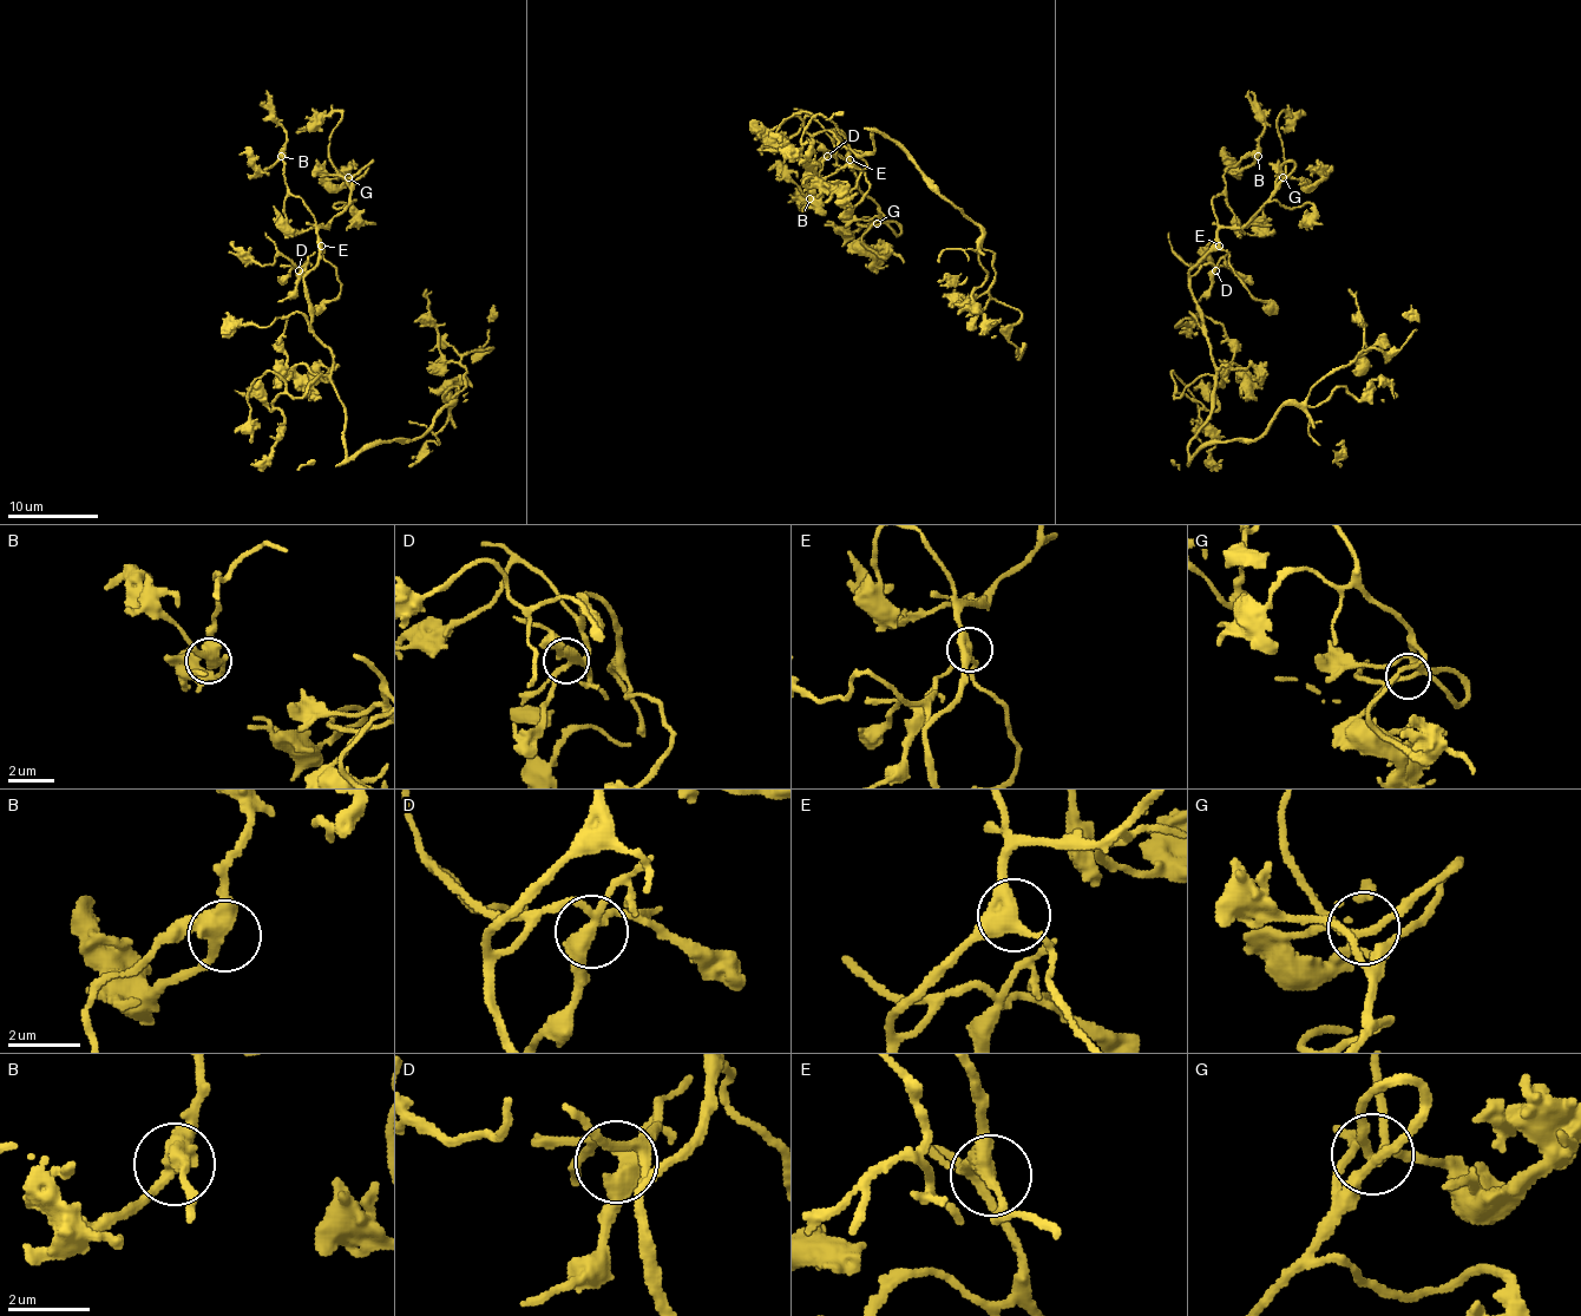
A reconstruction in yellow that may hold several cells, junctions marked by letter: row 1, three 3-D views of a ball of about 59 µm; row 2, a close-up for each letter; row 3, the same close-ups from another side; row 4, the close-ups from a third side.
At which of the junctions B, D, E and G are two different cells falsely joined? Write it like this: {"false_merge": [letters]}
{"false_merge": []}

